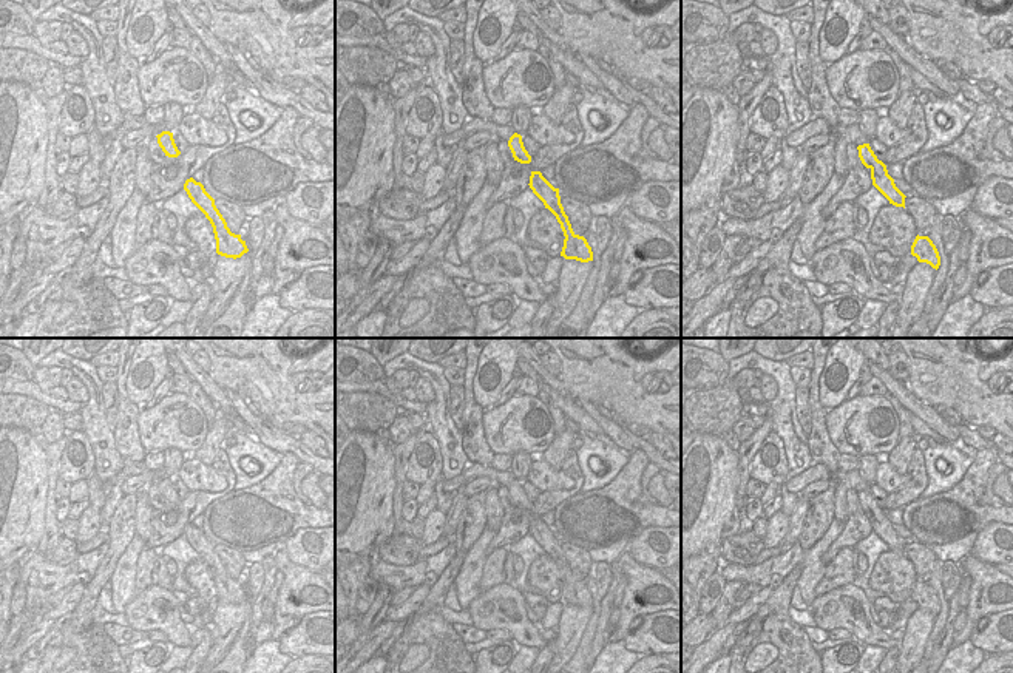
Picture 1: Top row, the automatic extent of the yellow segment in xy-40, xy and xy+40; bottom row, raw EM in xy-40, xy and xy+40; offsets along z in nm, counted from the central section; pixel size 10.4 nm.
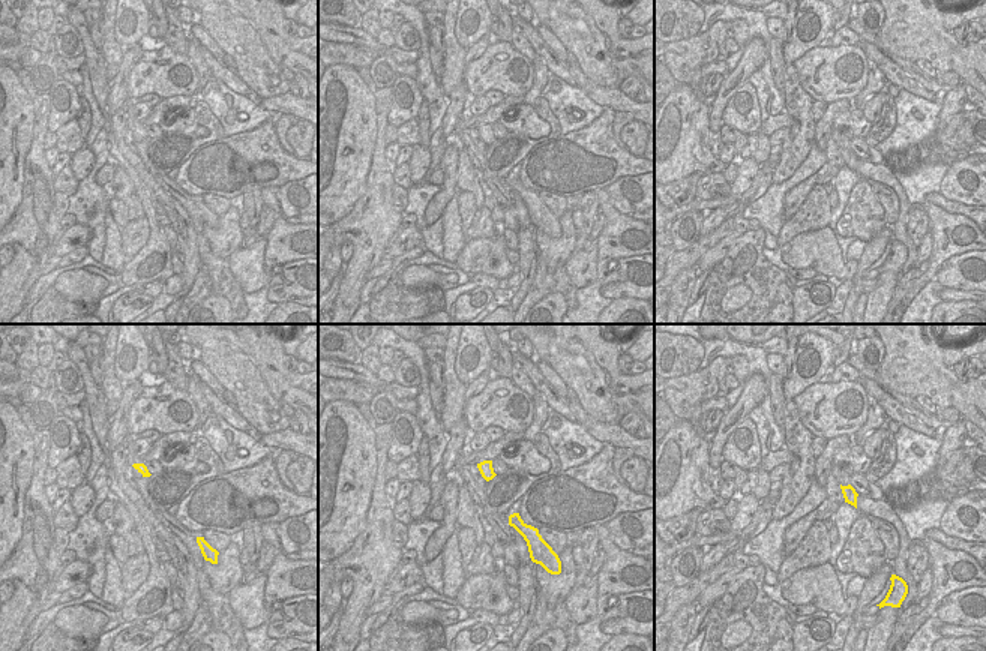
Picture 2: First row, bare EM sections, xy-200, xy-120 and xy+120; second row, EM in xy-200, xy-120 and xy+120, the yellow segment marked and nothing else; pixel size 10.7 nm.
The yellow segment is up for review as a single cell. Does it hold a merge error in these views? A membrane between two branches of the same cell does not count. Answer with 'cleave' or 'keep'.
cleave

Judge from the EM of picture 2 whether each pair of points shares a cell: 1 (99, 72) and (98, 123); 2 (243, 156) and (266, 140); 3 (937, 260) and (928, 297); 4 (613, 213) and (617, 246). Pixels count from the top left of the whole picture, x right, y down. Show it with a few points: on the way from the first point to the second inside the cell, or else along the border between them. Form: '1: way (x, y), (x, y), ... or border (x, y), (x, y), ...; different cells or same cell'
1: border (87, 72), (92, 95), (105, 119); different cells
2: way (249, 156), (260, 146); same cell
3: border (934, 278), (908, 306); different cells
4: way (614, 221), (617, 239); same cell

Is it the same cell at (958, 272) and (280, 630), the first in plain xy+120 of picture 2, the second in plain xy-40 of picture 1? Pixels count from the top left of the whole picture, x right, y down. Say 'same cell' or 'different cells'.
different cells

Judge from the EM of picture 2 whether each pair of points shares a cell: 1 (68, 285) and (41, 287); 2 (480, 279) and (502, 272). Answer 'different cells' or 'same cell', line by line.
1: different cells
2: different cells

